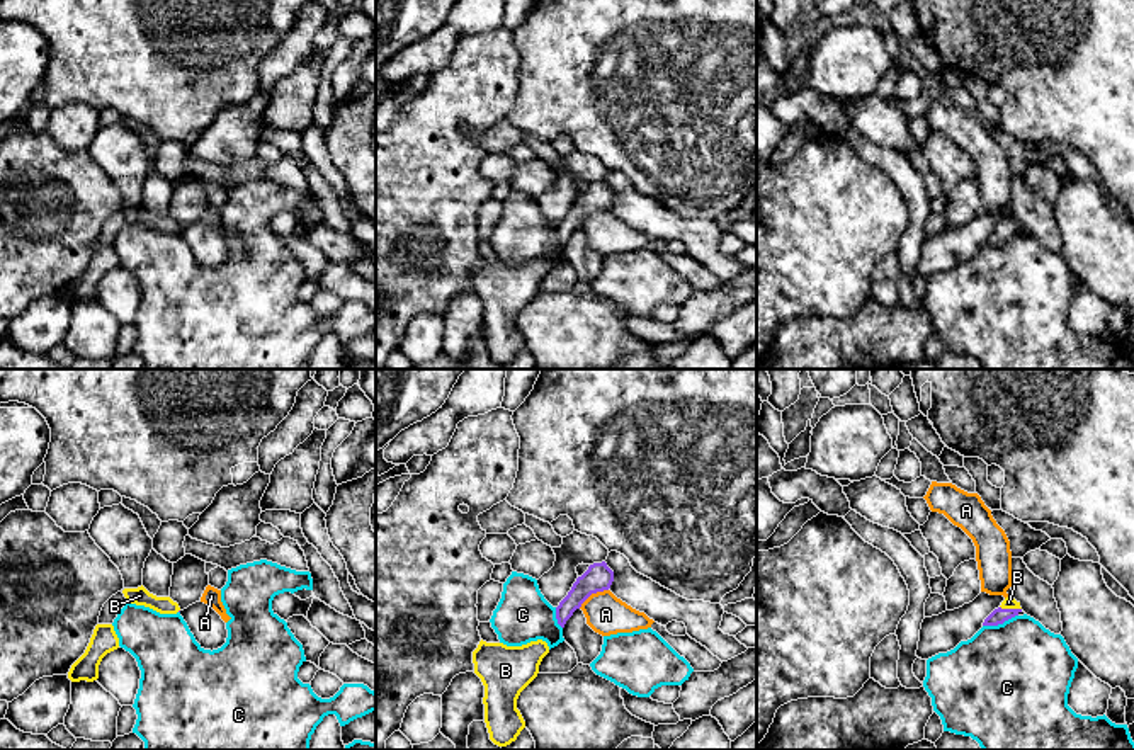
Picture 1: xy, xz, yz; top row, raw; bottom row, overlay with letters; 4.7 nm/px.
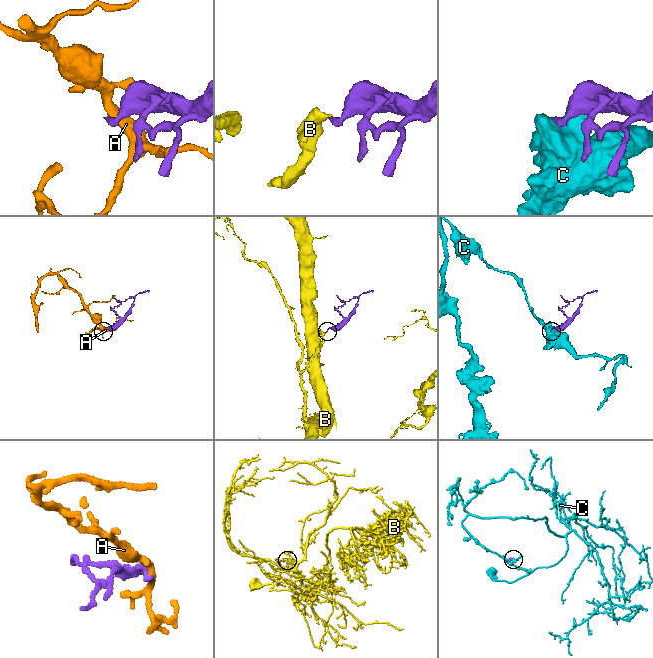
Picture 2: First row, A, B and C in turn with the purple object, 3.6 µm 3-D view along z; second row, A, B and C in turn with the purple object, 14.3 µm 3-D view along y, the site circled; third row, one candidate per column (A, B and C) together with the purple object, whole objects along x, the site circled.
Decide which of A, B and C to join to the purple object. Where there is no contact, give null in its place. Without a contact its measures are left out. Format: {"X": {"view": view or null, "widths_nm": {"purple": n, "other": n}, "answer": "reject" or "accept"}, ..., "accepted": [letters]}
{"A": {"view": "xz", "widths_nm": {"purple": 140, "other": 190}, "answer": "reject"}, "B": {"view": "yz", "widths_nm": {"purple": 80, "other": 60}, "answer": "accept"}, "C": {"view": "yz", "widths_nm": {"purple": 80, "other": 500}, "answer": "reject"}, "accepted": ["B"]}

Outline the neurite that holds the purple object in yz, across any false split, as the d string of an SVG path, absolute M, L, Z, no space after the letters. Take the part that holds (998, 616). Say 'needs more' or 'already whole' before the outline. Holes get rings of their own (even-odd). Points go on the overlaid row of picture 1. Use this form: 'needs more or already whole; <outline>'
needs more; M1006 597L998 609L995 609L983 622L983 626L998 626L1022 612L1020 602Z

